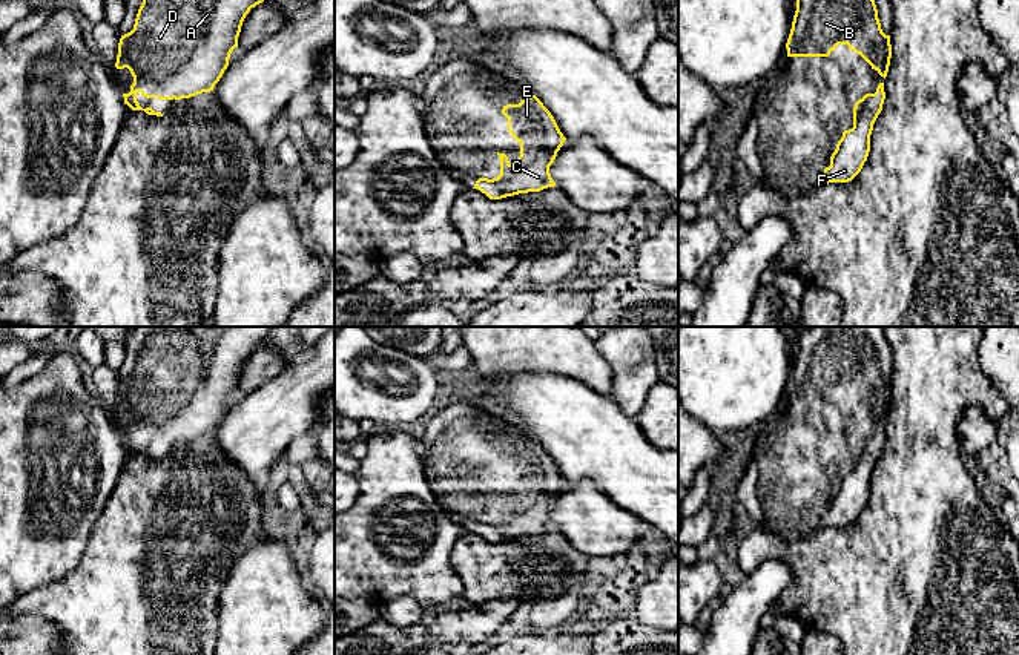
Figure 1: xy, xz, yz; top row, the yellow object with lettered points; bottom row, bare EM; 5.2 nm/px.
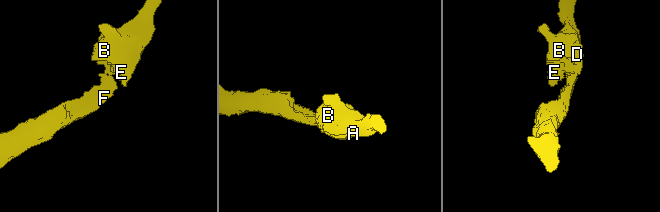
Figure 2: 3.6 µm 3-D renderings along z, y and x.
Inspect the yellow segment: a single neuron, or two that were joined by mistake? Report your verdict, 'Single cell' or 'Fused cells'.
Single cell

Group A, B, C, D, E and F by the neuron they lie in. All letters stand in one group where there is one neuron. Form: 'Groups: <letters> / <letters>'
Groups: A B C D E F

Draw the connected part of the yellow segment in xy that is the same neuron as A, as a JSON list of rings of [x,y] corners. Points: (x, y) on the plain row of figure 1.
[[[132,327],[127,337],[141,339],[134,373],[121,379],[118,387],[117,413],[127,411],[134,420],[124,448],[132,454],[163,460],[152,451],[143,453],[137,445],[140,436],[146,442],[181,443],[213,434],[229,410],[230,397],[238,391],[242,365],[252,351],[264,345],[272,327]]]

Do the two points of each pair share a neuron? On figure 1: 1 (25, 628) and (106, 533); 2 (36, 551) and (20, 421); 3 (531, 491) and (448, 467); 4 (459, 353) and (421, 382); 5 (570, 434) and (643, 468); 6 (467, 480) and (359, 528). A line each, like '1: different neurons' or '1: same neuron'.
1: different neurons
2: same neuron
3: same neuron
4: different neurons
5: same neuron
6: different neurons

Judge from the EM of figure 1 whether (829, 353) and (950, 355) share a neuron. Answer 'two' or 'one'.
two

